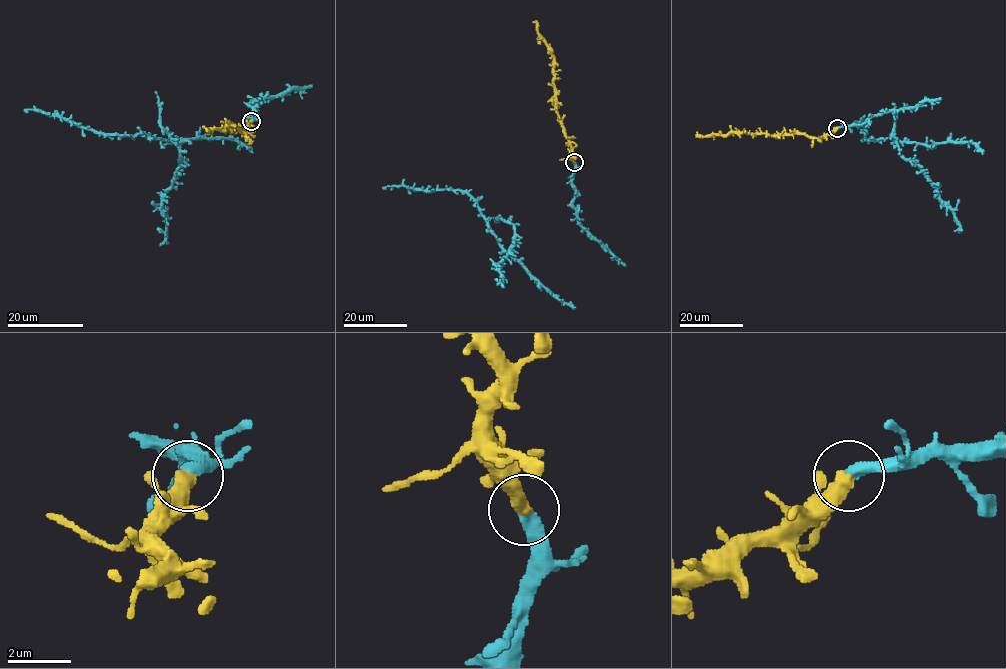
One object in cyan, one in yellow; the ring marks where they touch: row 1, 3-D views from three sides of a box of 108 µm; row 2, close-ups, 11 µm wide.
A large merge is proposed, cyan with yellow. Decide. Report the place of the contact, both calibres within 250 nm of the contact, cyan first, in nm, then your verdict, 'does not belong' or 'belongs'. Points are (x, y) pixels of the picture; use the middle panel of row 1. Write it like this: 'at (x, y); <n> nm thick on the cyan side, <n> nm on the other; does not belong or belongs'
at (574, 162); 420 nm thick on the cyan side, 500 nm on the other; belongs

